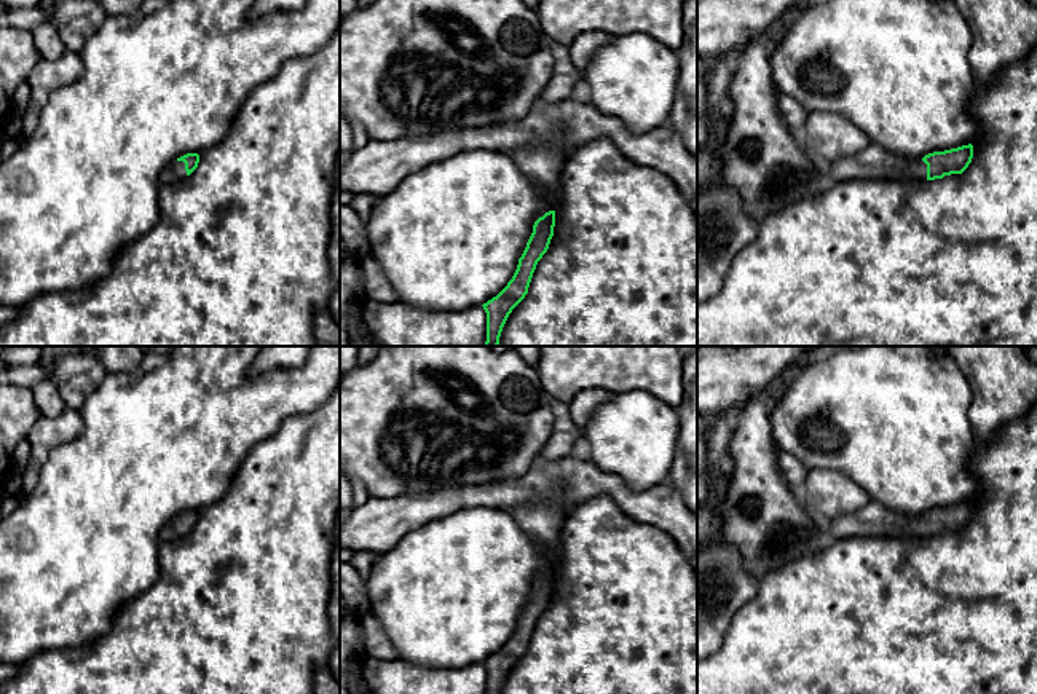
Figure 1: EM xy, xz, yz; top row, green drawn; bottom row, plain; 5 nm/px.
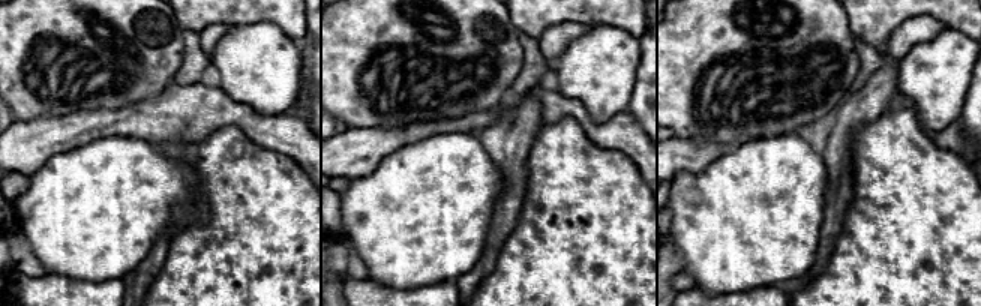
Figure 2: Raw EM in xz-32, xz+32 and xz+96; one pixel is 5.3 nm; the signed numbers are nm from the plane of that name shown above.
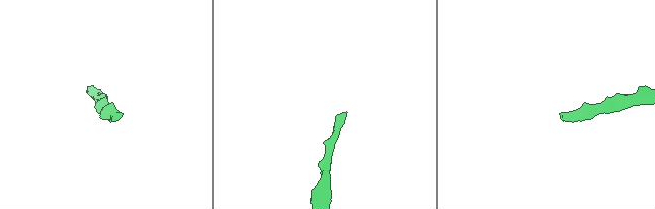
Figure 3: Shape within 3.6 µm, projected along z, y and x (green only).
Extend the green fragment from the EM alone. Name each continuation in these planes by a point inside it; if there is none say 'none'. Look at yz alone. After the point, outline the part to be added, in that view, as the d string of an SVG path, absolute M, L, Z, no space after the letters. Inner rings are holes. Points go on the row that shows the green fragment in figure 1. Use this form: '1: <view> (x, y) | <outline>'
1: yz (875, 161) | M873 142L860 153L825 166L825 172L830 182L884 177L916 183L927 180L927 164L922 160L893 155Z

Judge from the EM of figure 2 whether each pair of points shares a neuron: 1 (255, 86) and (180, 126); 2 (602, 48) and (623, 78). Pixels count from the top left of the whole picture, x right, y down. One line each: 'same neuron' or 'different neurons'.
1: different neurons
2: same neuron

